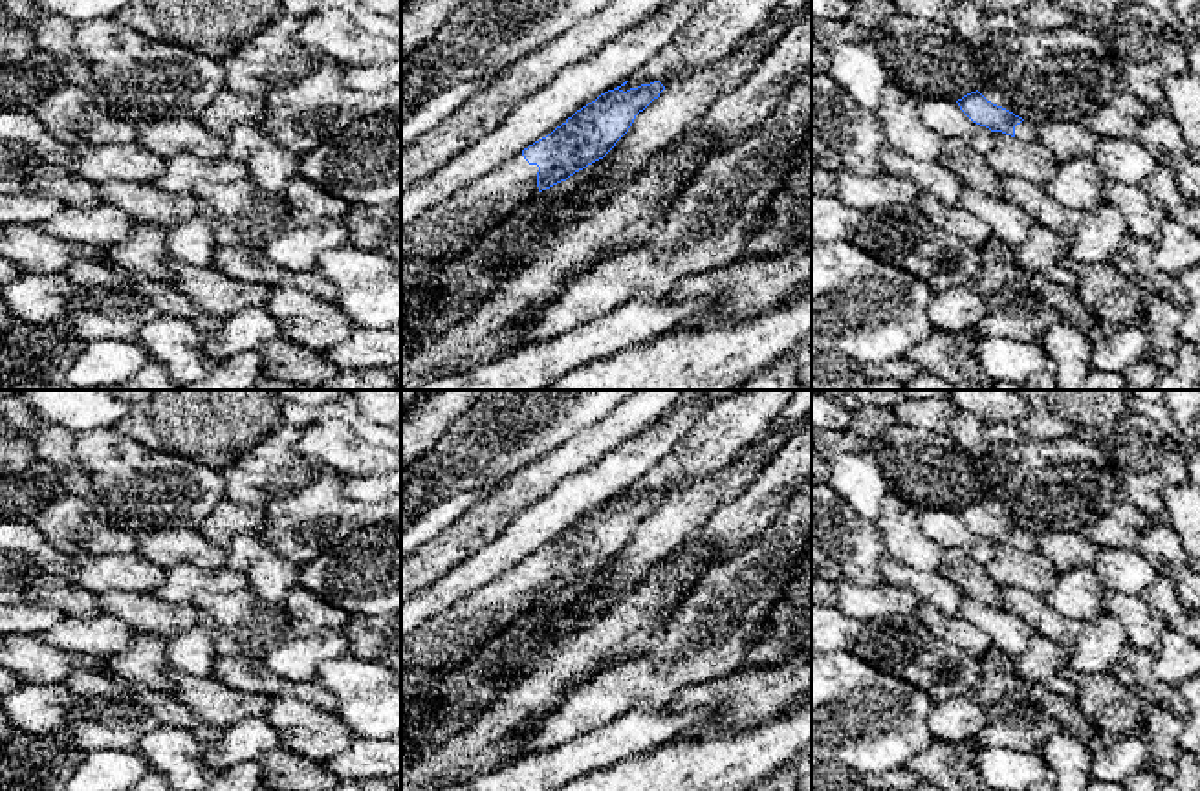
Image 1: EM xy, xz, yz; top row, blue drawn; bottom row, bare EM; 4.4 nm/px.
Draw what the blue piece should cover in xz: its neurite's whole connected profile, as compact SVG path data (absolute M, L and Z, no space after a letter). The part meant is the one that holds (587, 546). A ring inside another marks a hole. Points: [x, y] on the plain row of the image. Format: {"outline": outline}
{"outline": "M654 491L627 502L617 496L601 504L546 547L475 590L449 612L431 617L410 634L401 635L401 714L421 699L458 698L462 701L482 701L491 692L491 681L475 676L465 668L465 663L471 657L489 665L495 663L495 650L484 646L487 639L509 626L517 617L535 610L542 601L603 569L628 542L636 526L658 509L663 500L665 496Z"}

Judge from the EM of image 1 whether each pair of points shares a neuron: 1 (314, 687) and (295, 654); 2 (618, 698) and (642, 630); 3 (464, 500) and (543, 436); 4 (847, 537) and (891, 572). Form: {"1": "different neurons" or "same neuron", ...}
{"1": "different neurons", "2": "different neurons", "3": "different neurons", "4": "different neurons"}

